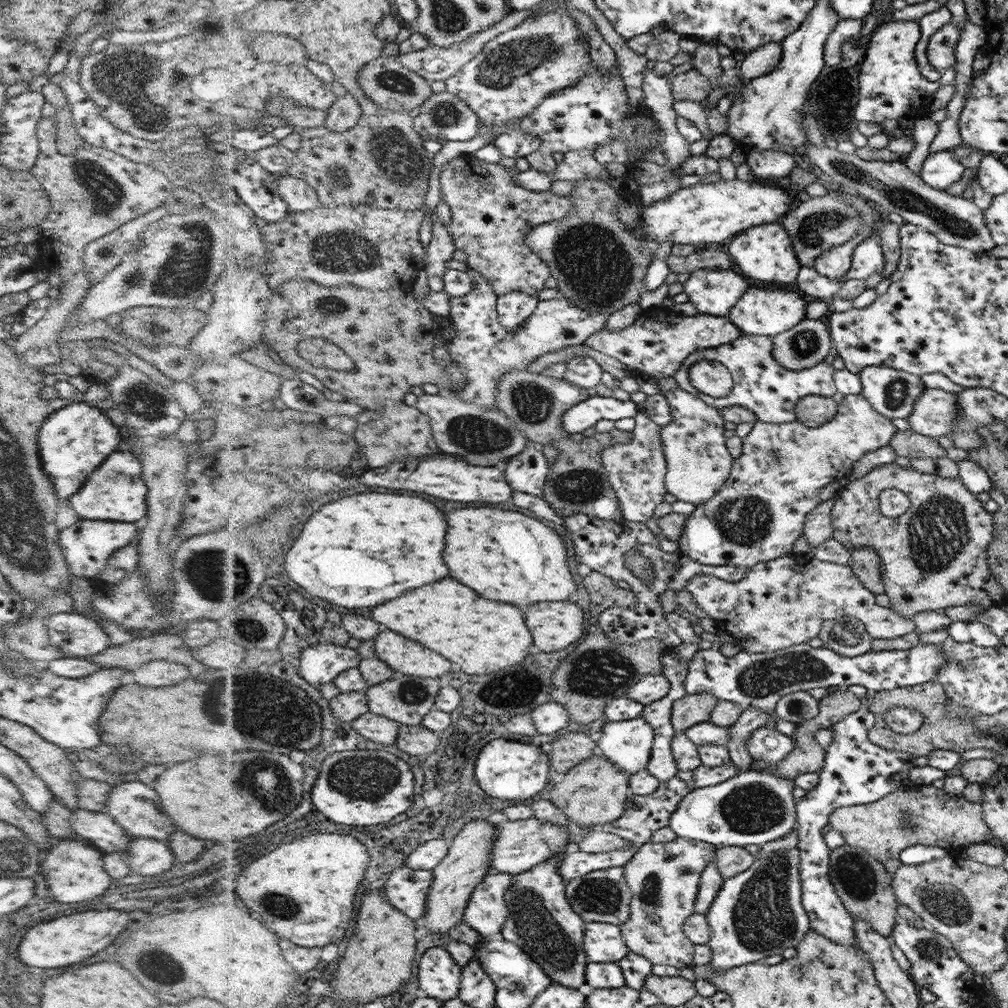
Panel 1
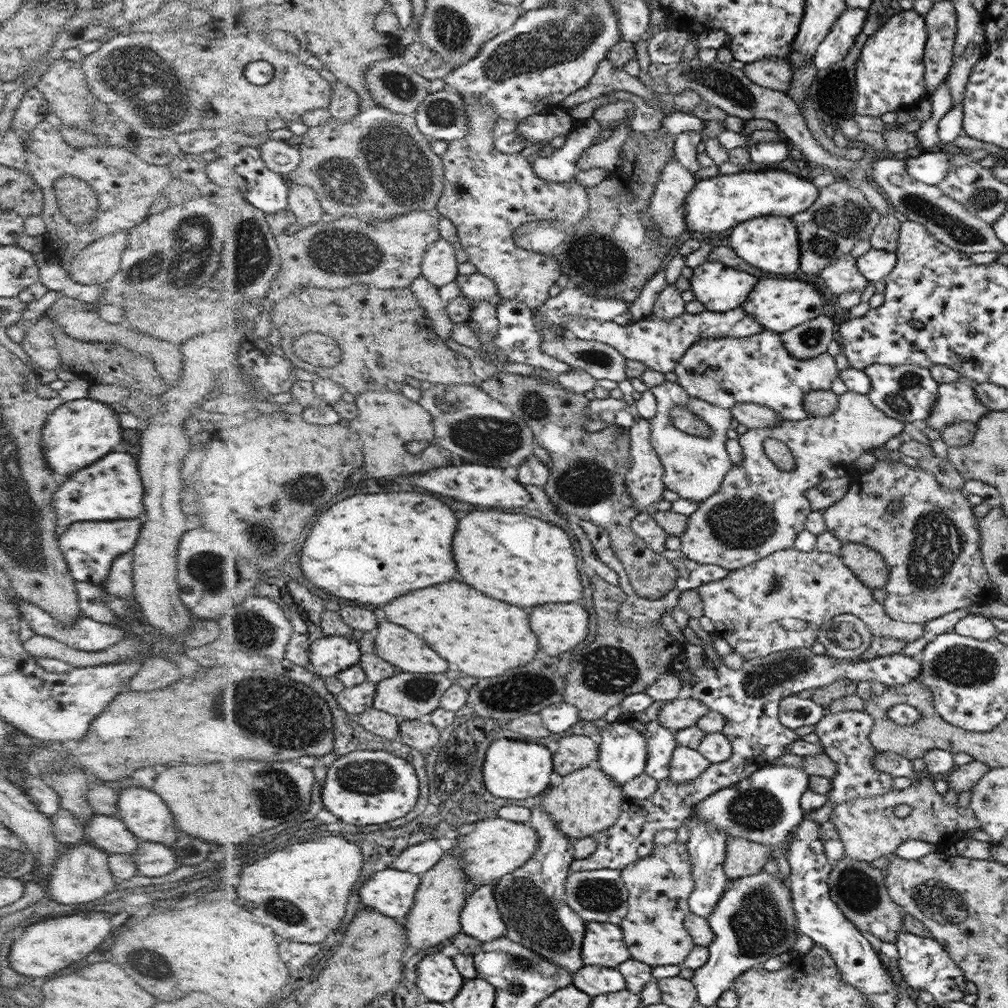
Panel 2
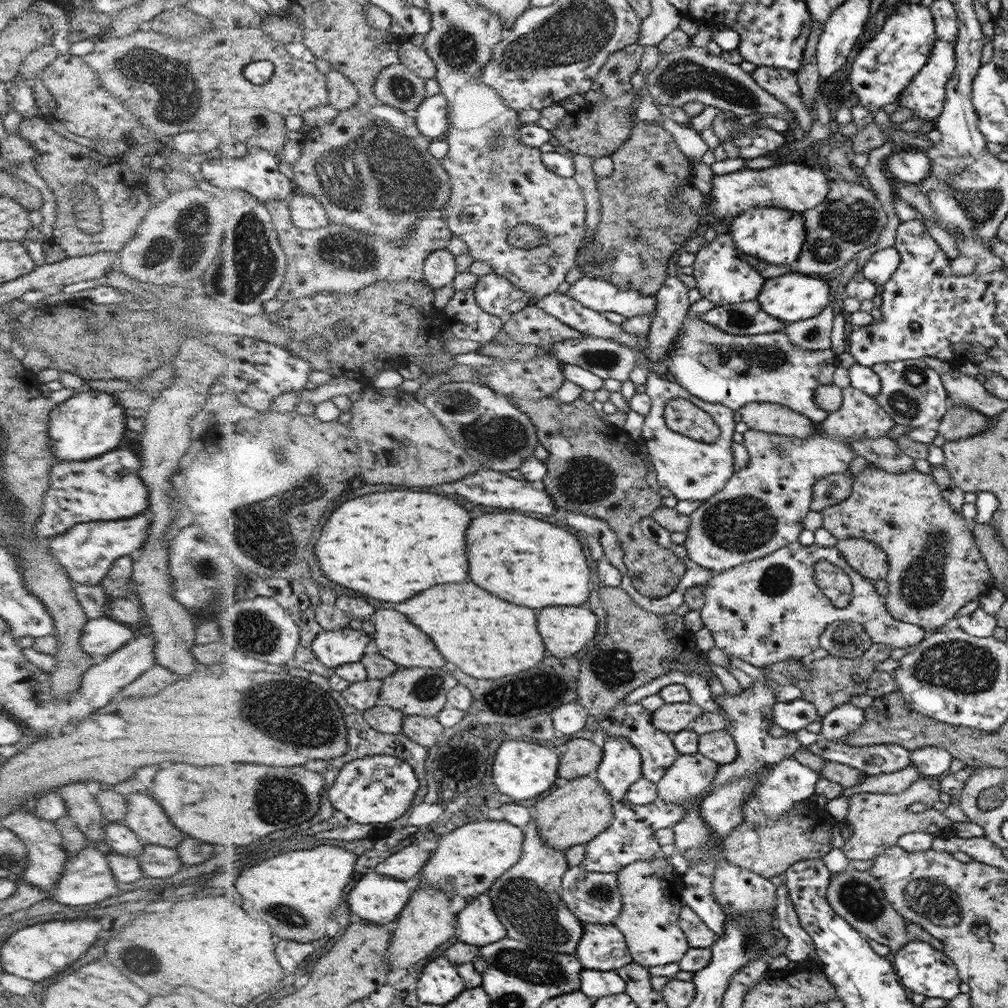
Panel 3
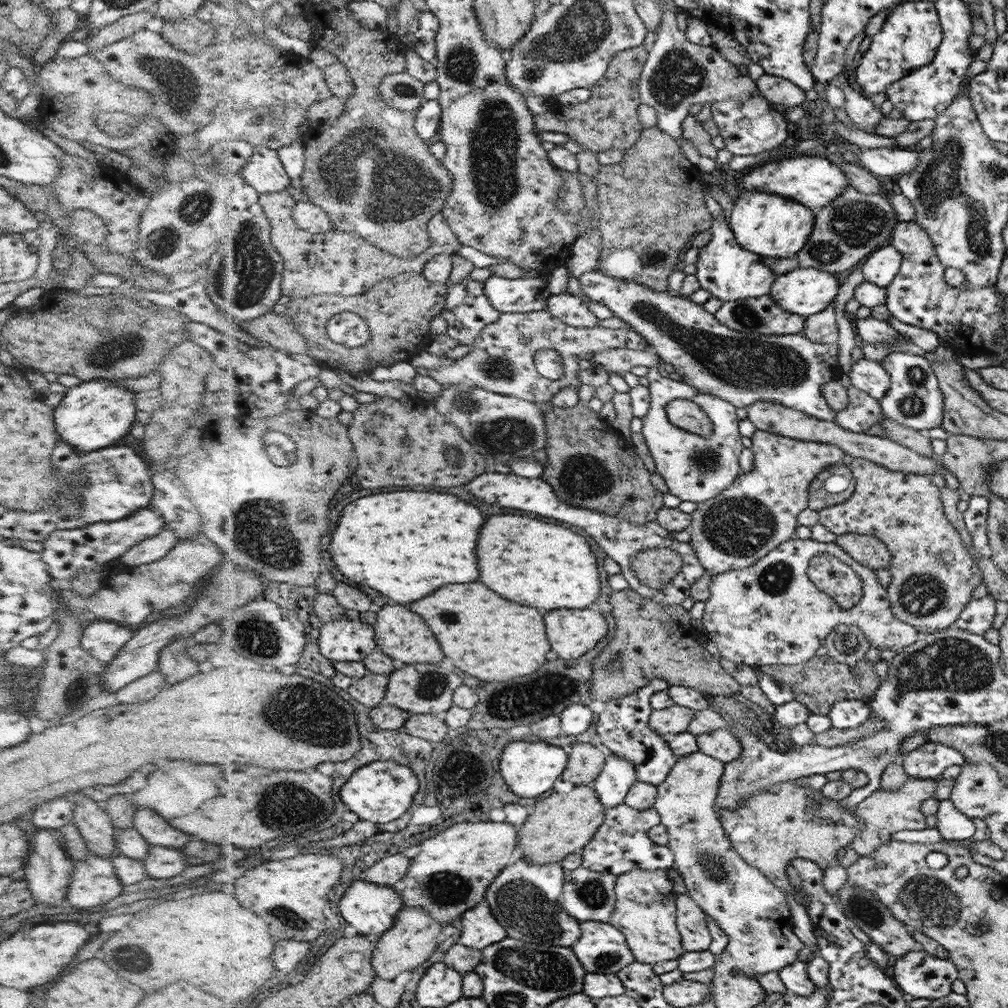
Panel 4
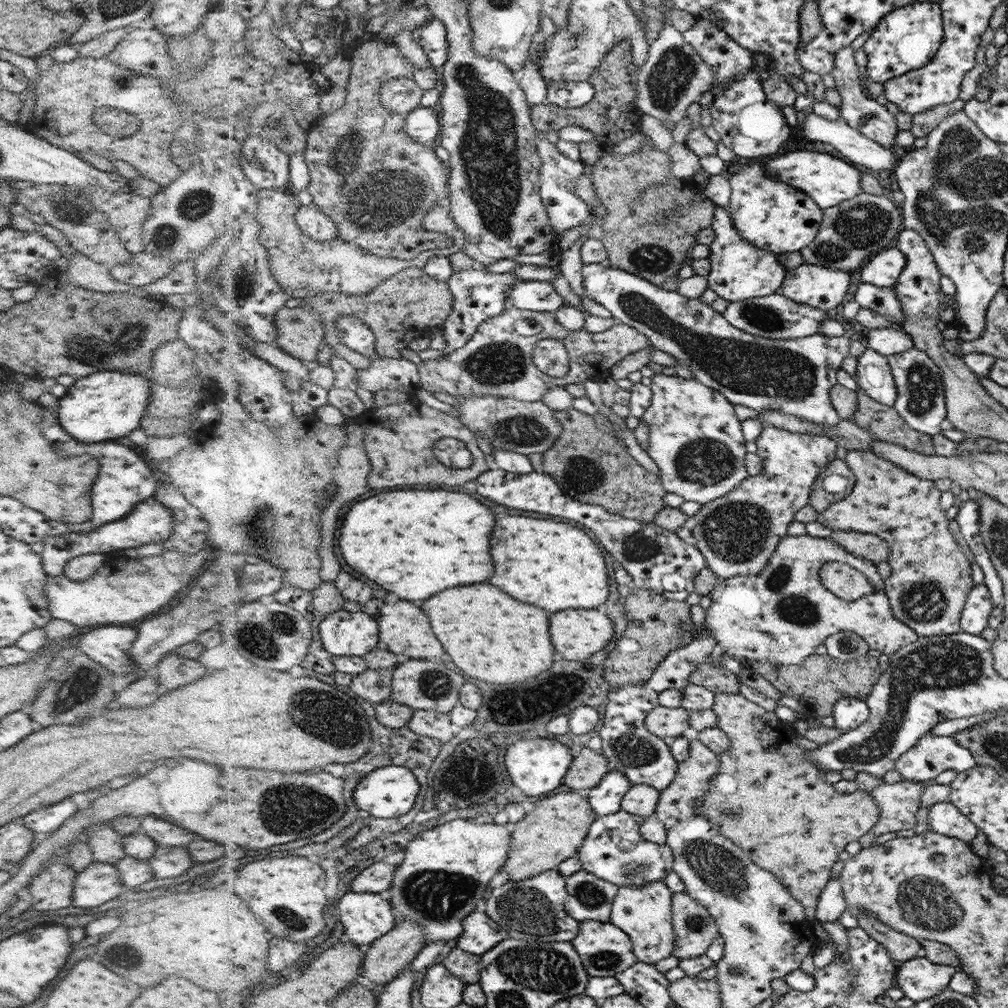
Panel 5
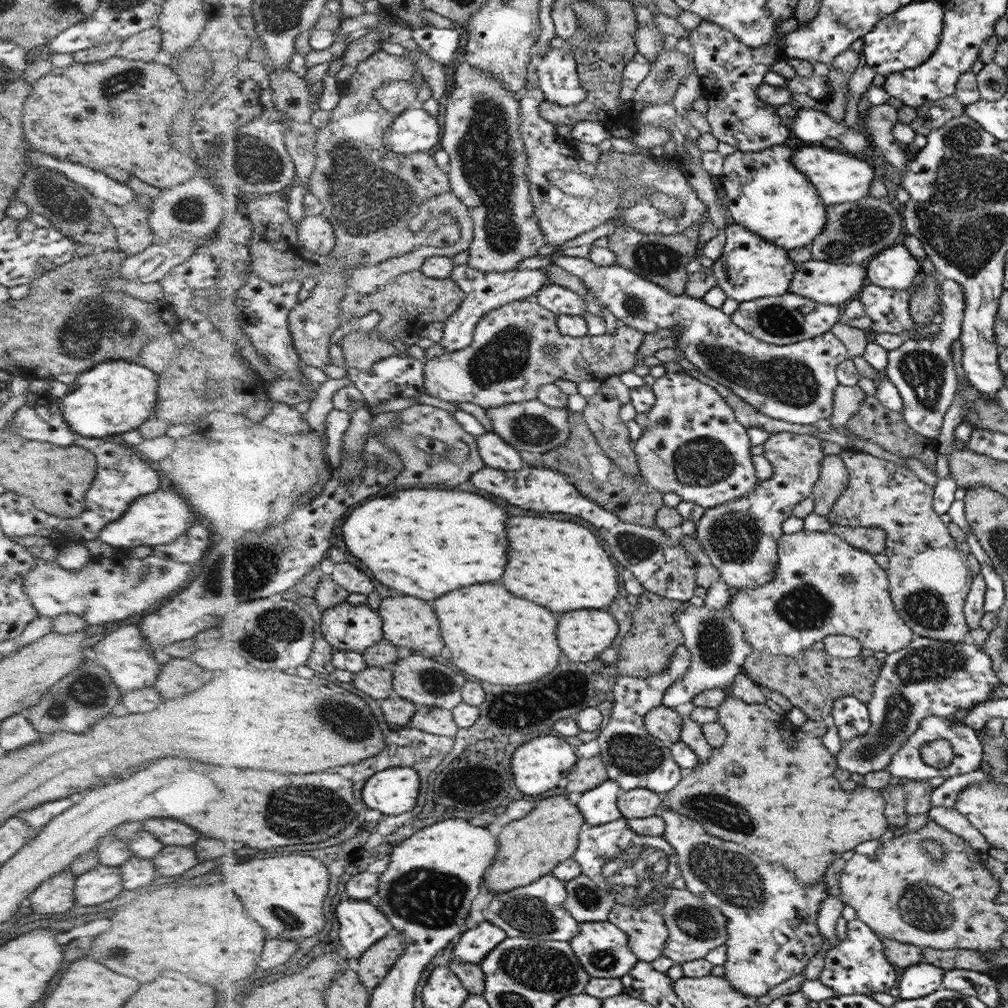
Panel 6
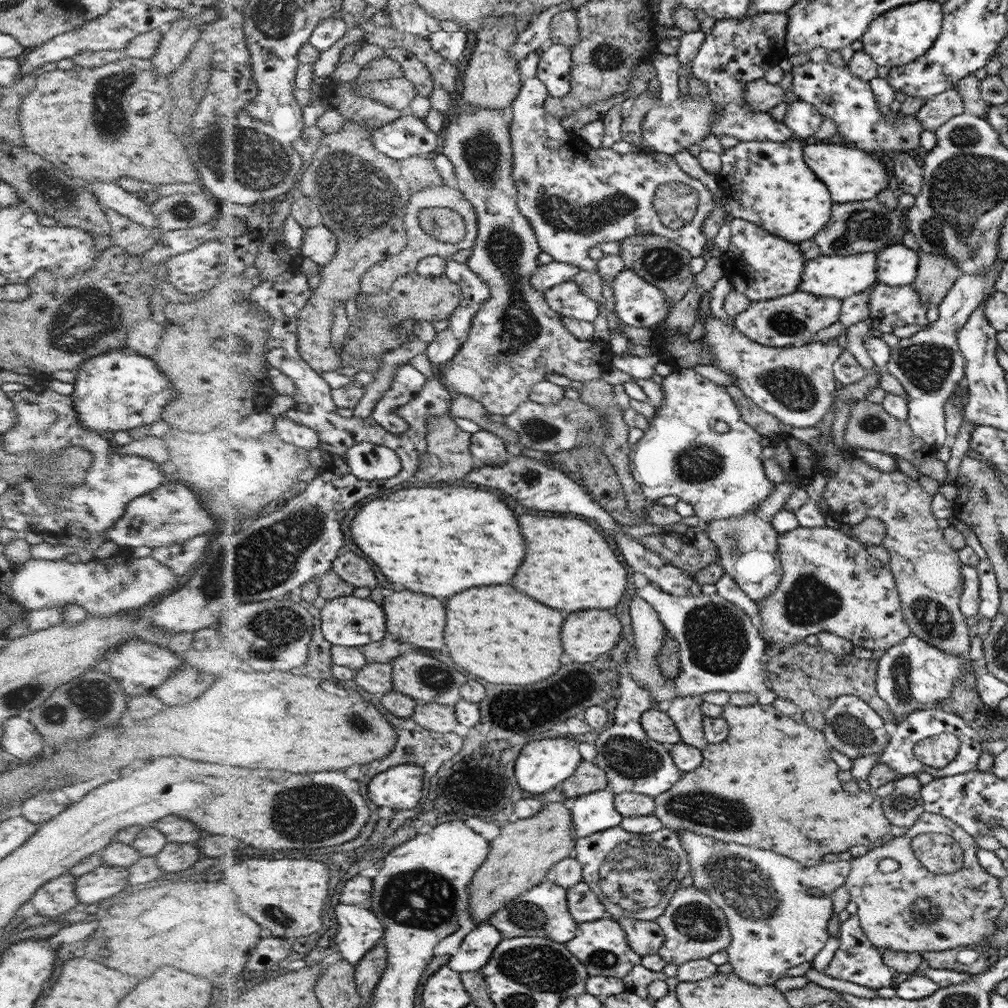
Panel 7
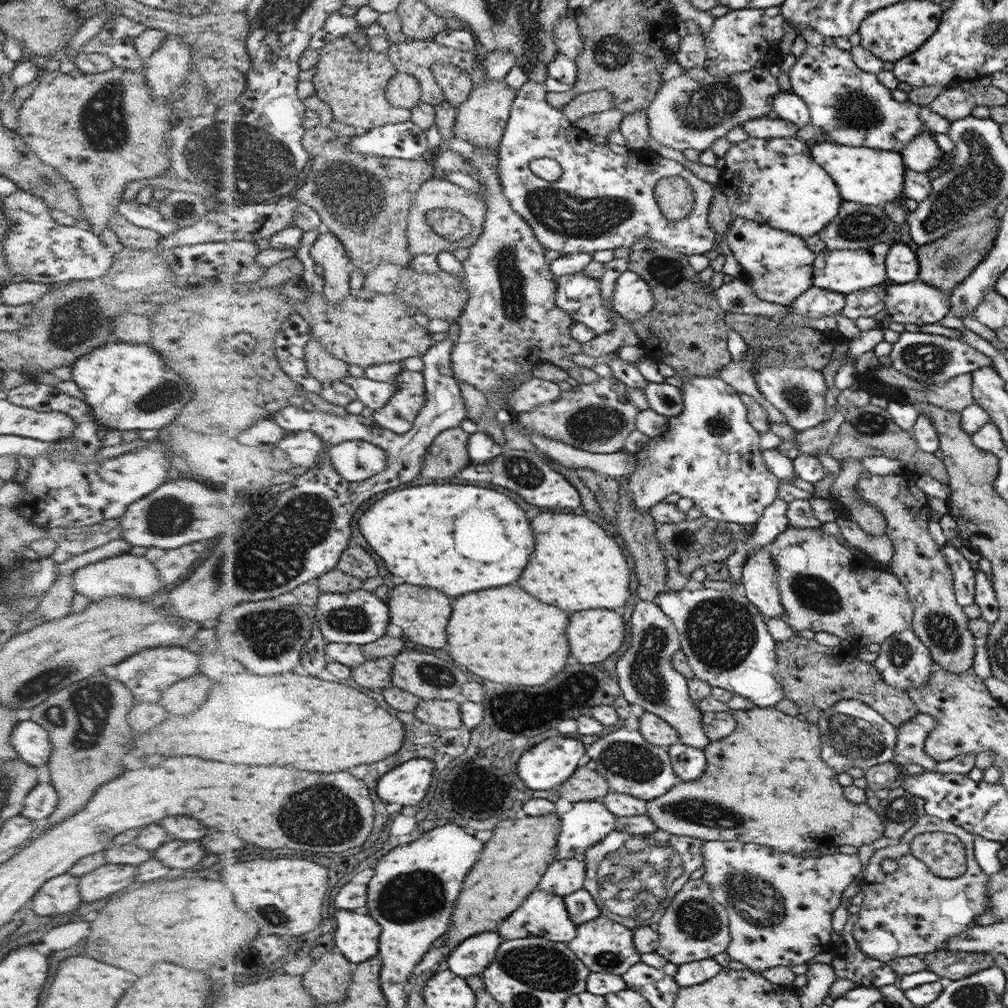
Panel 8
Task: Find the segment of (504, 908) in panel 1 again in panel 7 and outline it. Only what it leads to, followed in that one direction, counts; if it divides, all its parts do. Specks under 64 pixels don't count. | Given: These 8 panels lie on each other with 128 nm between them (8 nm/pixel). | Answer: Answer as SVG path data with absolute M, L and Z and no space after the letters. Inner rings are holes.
M490 923L477 925L466 936L449 965L461 973L480 970L491 960L494 950L498 948L502 940L502 932Z

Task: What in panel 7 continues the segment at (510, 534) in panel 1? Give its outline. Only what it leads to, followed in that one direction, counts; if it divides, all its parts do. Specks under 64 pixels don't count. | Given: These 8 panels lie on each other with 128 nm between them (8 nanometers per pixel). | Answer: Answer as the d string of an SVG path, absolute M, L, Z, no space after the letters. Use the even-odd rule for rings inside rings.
M522 516L524 534L528 534L528 562L520 566L520 574L516 574L516 582L512 586L520 586L524 594L532 594L532 598L540 598L540 602L548 602L548 606L556 606L564 612L578 612L588 608L612 608L622 600L622 592L626 590L626 568L618 560L616 552L610 548L606 538L596 532L588 522L578 518L554 518L554 516Z

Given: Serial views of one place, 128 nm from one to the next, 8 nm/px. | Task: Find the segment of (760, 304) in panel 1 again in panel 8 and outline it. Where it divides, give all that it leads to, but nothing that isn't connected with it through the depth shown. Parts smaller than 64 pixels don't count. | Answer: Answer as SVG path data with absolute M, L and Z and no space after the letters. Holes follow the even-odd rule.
M880 243L871 248L858 250L824 250L816 256L815 274L812 286L828 289L842 294L855 293L862 288L882 284L887 279L887 254L890 243Z

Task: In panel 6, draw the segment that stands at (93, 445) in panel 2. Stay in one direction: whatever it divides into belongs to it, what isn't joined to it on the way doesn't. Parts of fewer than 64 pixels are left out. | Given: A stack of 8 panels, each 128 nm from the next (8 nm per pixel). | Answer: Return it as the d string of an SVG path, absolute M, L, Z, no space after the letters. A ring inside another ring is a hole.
M126 359L104 361L77 375L76 381L69 386L69 392L60 400L60 409L74 432L85 437L111 438L137 429L146 420L156 416L158 388L159 375L139 362Z

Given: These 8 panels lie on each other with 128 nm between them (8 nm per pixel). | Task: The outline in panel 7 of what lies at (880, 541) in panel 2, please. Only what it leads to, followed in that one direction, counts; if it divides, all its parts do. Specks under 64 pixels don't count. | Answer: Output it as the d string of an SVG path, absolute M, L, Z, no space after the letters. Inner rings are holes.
M860 458L841 460L838 472L828 478L824 497L831 518L851 525L864 518L878 518L886 525L884 548L890 554L889 566L900 578L904 590L904 606L908 606L908 622L912 622L912 635L934 646L950 657L967 657L970 652L970 634L966 616L958 610L958 598L963 595L963 574L956 550L942 536L932 510L932 498L918 480L900 470L880 472Z

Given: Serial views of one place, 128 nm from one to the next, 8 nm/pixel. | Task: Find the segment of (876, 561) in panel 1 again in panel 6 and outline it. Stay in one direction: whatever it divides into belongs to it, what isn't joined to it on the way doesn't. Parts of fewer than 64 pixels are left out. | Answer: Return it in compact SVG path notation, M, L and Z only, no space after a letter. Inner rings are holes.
M831 525L830 531L860 550L873 555L884 553L886 531L882 528Z

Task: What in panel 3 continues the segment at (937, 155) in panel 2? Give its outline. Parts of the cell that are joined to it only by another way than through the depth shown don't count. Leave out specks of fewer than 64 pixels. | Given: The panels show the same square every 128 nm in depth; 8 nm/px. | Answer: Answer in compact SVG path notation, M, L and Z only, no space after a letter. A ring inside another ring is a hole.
M902 149L884 158L882 170L894 180L916 184L931 172L931 163L923 150Z

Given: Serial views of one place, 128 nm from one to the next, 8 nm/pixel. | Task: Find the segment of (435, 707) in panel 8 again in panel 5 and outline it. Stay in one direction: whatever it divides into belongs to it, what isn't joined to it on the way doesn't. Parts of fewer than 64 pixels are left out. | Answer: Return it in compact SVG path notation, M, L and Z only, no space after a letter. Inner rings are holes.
M417 710L409 728L416 733L449 742L459 734L451 713L438 710Z

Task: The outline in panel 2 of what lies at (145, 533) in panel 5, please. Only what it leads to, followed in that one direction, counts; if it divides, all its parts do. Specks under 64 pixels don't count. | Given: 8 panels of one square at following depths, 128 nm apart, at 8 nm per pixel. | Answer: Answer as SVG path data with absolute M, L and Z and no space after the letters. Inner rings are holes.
M143 517L116 519L111 521L73 522L58 537L58 544L76 582L99 585L109 576L114 559L121 554L130 553L141 533Z

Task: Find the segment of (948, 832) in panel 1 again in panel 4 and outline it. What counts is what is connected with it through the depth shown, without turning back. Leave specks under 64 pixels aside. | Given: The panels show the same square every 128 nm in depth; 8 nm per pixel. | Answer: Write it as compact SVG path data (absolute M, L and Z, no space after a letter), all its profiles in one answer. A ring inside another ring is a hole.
M909 778L894 791L876 789L854 809L854 813L864 821L864 828L852 840L851 848L860 856L867 856L892 838L892 833L901 830L924 830L928 827L926 816L920 811L920 805L928 798L936 796L937 781L934 779Z

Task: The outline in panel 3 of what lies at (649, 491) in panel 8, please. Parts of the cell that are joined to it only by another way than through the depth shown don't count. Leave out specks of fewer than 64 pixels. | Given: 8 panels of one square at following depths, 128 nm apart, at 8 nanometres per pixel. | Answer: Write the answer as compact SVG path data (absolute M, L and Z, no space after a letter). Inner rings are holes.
M674 273L664 282L656 296L656 314L652 318L648 338L652 362L658 362L670 349L670 342L677 336L684 315L689 312L690 301L687 297L689 288ZM651 369L648 373L645 392L651 396L651 409L644 417L640 441L652 456L658 484L668 488L679 501L703 502L714 497L734 476L736 467L734 450L732 450L734 445L732 434L734 434L734 426L736 426L734 410L722 403L706 402L704 399L692 395L688 389L677 382L662 380L656 371ZM673 398L686 398L717 420L720 429L719 437L714 442L705 443L670 430L665 422L664 409L666 403Z

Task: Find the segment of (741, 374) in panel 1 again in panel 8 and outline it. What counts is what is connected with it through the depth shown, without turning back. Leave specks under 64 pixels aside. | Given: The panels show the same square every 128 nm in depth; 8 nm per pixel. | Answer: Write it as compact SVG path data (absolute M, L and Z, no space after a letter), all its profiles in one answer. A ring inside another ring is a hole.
M534 80L526 81L520 88L518 95L516 96L515 105L511 109L511 117L507 121L507 127L503 134L503 140L499 145L499 164L497 174L499 176L499 182L502 184L504 190L504 196L508 199L511 207L516 213L521 215L532 227L532 231L535 232L537 239L548 250L557 250L562 255L574 254L574 253L595 253L598 250L613 250L616 248L630 248L636 245L636 242L643 239L651 239L664 244L668 249L674 250L680 254L692 256L692 254L704 254L708 250L716 249L719 244L720 237L710 227L708 223L709 208L714 196L714 192L719 190L718 185L711 184L700 180L698 176L694 175L692 170L688 170L684 164L680 162L674 162L674 160L668 160L668 158L662 158L657 152L649 150L648 148L642 150L630 150L626 155L620 155L614 153L608 145L597 144L593 142L586 131L579 130L568 118L561 112L560 109L552 107L547 102L547 90L540 82L534 82ZM536 158L552 158L560 164L562 175L560 179L554 183L552 180L542 178L539 174L531 171L531 161ZM628 269L620 276L614 289L614 309L618 315L630 322L643 320L645 316L650 320L653 306L649 283L636 271ZM782 362L776 366L758 366L755 380L762 396L774 408L780 410L788 423L796 431L808 430L822 423L824 418L824 378L822 372L814 372L812 368L790 362Z

